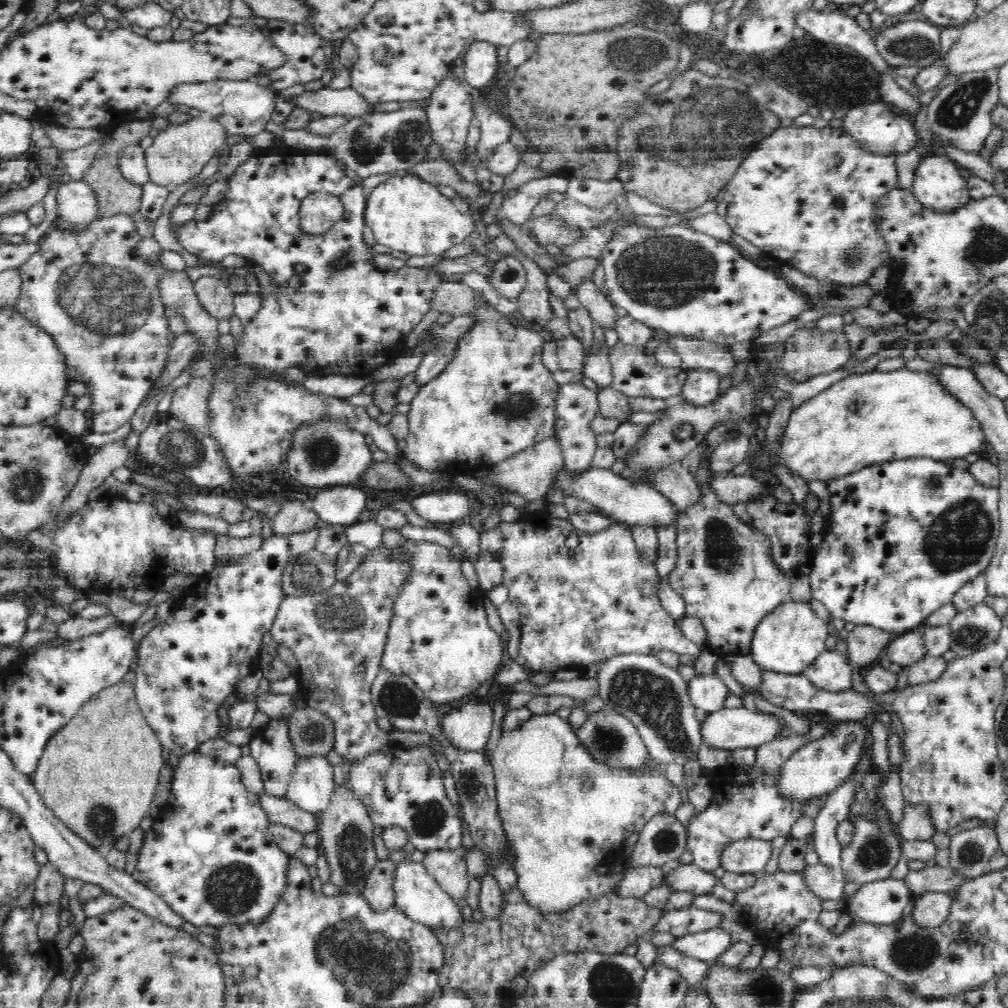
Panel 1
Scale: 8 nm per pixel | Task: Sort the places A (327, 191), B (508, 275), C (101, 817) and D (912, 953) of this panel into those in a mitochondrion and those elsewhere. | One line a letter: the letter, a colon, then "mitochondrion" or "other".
A: other
B: mitochondrion
C: mitochondrion
D: mitochondrion

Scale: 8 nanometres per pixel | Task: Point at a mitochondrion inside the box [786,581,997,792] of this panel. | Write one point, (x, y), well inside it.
(967, 635)

